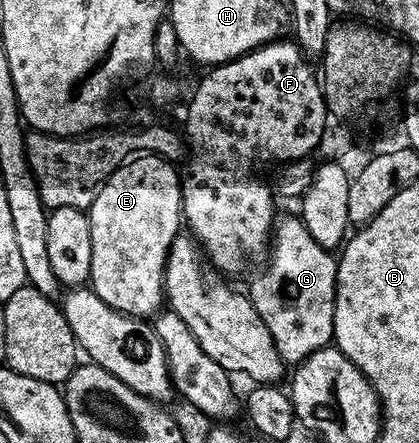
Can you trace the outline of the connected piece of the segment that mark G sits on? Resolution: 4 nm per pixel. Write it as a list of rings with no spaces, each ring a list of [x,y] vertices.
[[[303,218],[283,219],[274,227],[269,263],[261,275],[253,277],[246,294],[254,309],[258,309],[258,317],[266,321],[266,329],[270,329],[270,337],[274,337],[285,364],[295,365],[333,342],[338,259],[329,248],[310,237]]]

